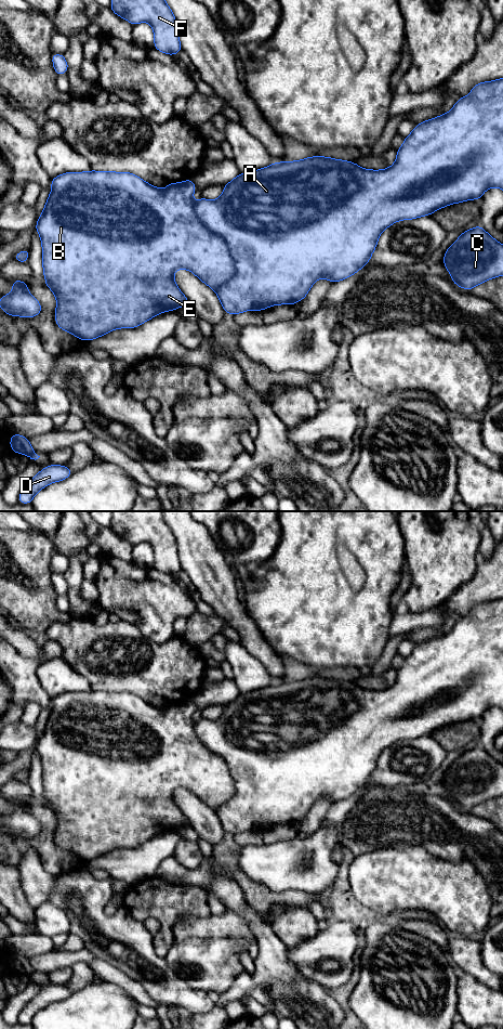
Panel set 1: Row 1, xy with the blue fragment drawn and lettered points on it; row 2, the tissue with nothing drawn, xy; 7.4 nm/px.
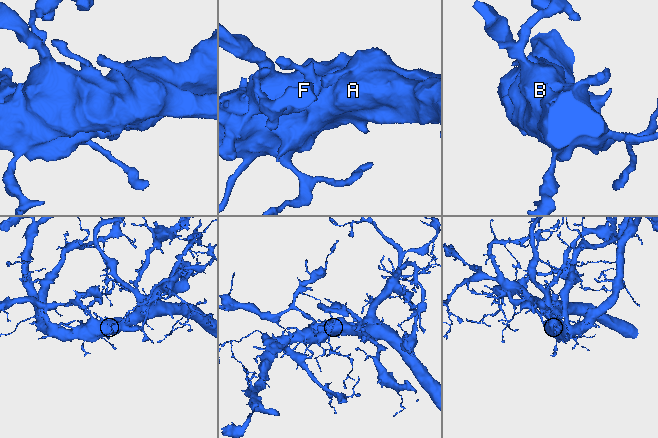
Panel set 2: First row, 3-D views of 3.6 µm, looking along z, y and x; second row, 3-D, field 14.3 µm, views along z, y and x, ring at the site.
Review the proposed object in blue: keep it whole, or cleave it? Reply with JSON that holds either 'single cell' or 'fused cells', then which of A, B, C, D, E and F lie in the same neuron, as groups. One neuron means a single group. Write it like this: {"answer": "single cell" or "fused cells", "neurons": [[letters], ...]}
{"answer": "single cell", "neurons": [["A", "B", "C", "D", "E", "F"]]}

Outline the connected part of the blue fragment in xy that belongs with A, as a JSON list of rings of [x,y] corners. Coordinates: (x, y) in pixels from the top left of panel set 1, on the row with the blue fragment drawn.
[[[503,78],[475,84],[468,96],[460,97],[449,113],[416,125],[405,139],[402,146],[397,149],[394,165],[383,170],[363,169],[352,161],[322,156],[307,157],[297,161],[274,162],[256,171],[239,173],[224,186],[219,199],[209,200],[201,197],[196,204],[193,203],[193,193],[197,187],[191,179],[180,183],[168,183],[163,191],[130,172],[91,170],[63,173],[52,179],[51,184],[52,191],[35,227],[41,237],[45,286],[56,297],[55,322],[57,326],[83,341],[102,337],[117,328],[135,328],[162,312],[190,305],[189,300],[174,282],[174,272],[177,269],[193,272],[201,282],[214,289],[224,311],[231,315],[248,310],[263,311],[270,305],[295,304],[306,297],[318,278],[323,277],[335,283],[354,275],[367,265],[376,248],[381,233],[395,222],[431,216],[434,211],[451,204],[471,199],[480,200],[484,192],[491,187],[503,190]]]

